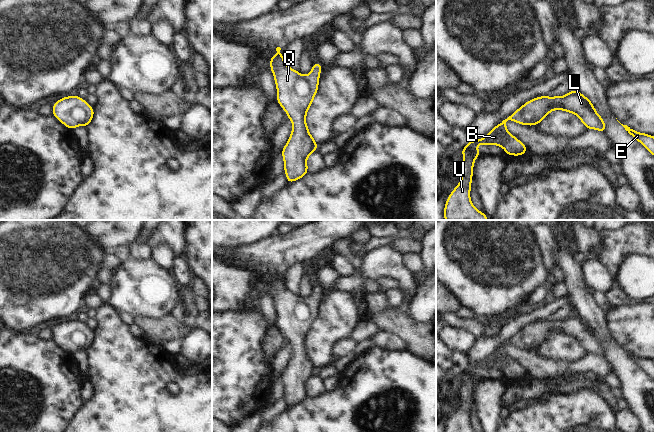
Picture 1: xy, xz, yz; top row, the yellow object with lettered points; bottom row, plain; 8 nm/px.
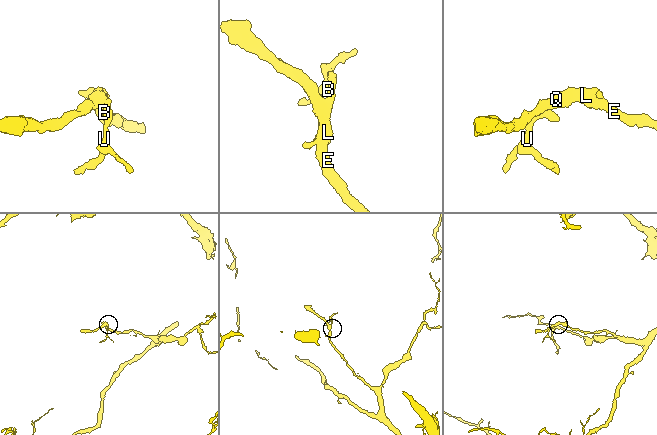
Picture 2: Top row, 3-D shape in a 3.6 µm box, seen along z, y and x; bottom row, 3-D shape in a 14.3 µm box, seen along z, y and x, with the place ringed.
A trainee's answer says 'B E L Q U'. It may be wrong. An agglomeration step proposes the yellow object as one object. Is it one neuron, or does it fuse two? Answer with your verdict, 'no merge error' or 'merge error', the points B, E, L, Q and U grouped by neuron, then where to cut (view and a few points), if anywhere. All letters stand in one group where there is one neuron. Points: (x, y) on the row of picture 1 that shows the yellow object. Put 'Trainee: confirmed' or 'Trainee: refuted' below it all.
no merge error | B E L Q U | no cut
Trainee: confirmed

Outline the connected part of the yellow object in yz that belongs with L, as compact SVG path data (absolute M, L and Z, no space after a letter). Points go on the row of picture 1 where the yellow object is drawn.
M576 89L563 96L538 96L527 101L507 119L497 124L486 136L469 140L468 144L461 149L464 158L461 181L447 198L443 210L445 220L488 220L485 213L473 205L470 197L474 162L481 153L477 146L479 144L496 145L503 148L507 155L525 155L526 145L507 130L506 122L511 120L520 125L534 126L540 124L542 119L554 110L575 114L586 129L600 132L606 130L606 124L593 103Z

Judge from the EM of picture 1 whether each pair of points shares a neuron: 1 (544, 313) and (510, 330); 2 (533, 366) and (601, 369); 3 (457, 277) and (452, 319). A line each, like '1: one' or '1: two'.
1: one
2: one
3: two

